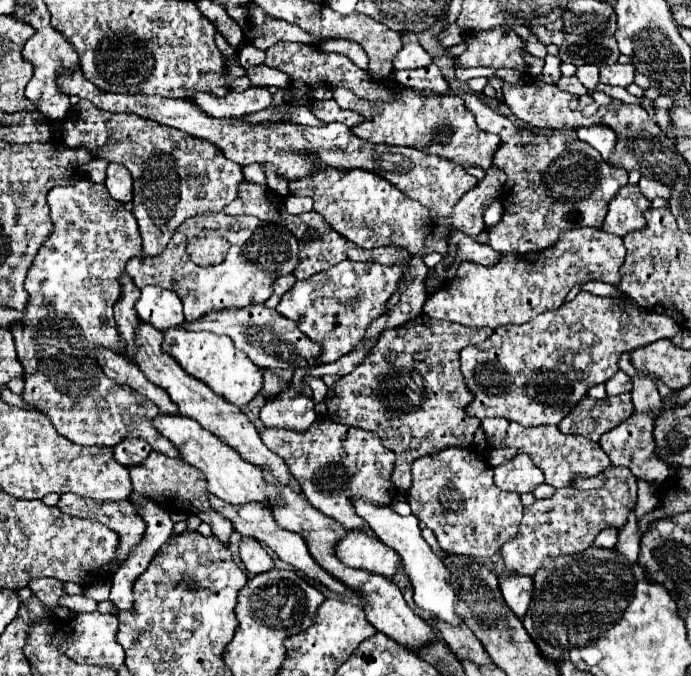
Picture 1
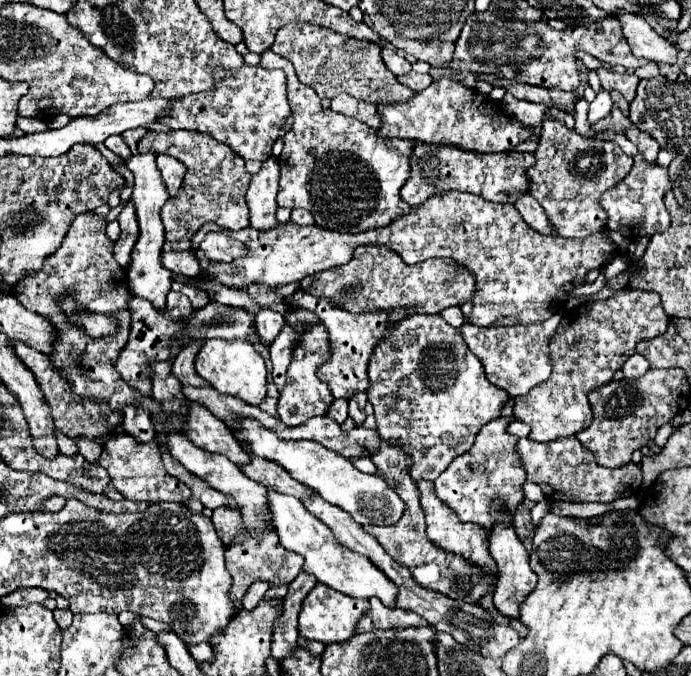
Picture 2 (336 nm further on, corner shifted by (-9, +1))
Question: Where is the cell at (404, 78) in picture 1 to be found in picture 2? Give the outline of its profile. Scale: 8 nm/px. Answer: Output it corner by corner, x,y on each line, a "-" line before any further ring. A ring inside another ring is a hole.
409,72
409,74
401,74
401,76
397,76
397,80
401,82
401,84
405,84
407,88
411,88
413,92
419,92
419,90
425,90
431,82
433,82
433,78
429,76
429,74
419,74
419,72

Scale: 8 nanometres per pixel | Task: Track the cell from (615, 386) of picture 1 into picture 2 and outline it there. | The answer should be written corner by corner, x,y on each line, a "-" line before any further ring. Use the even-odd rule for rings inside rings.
633,354
625,364
623,364
623,374
625,378
635,378
635,376
641,376
649,370
649,362
641,356
641,354

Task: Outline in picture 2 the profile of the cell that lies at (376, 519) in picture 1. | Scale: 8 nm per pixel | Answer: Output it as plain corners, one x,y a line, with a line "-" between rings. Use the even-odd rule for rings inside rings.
241,418
239,426
235,426
231,430
233,430
235,440
245,444
249,448
249,452
253,452
259,458
265,458
265,460
271,460
271,462
283,466
295,480
317,490
323,500
349,512
355,522
393,526
403,516
405,504
395,494
395,490
387,486
385,480
381,480
379,476
359,472
351,464
351,460
323,448
321,444
307,442
307,440
283,440
253,418

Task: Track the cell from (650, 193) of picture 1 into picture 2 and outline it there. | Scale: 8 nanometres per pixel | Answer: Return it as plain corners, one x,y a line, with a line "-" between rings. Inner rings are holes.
631,124
629,130
625,132
625,136
637,146
637,150
647,158
647,162
655,162
657,152
659,152
659,144
647,132
641,132
635,124

